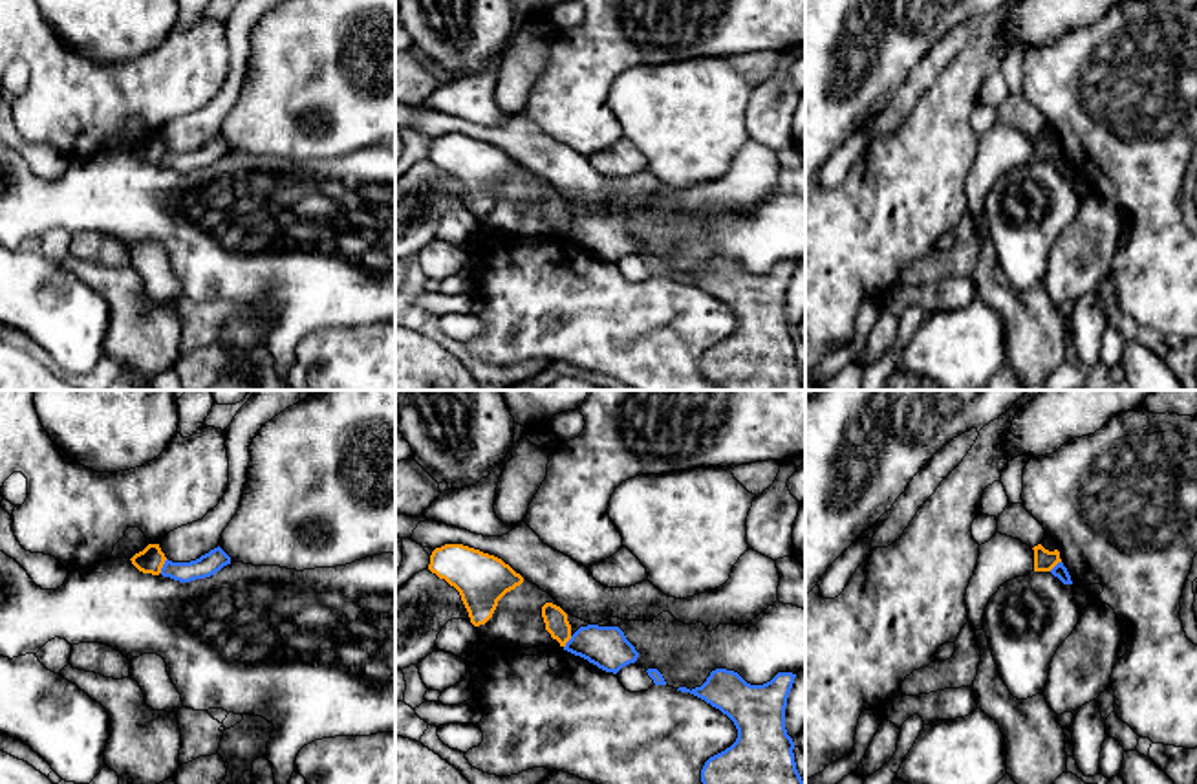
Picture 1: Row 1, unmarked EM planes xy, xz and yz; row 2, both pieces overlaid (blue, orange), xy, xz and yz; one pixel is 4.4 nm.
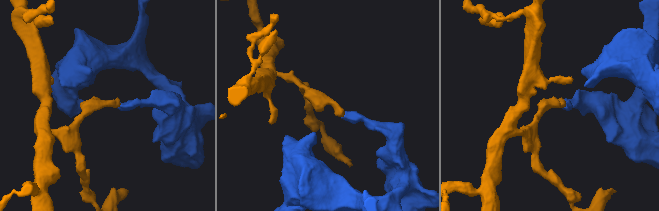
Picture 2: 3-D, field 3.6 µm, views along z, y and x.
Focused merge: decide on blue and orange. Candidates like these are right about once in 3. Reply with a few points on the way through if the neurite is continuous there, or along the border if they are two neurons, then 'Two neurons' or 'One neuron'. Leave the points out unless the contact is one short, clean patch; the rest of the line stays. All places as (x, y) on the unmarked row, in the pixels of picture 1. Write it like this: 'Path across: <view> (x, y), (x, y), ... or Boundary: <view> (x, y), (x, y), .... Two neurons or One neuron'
Boundary: xy (167, 149), (160, 162). Two neurons

